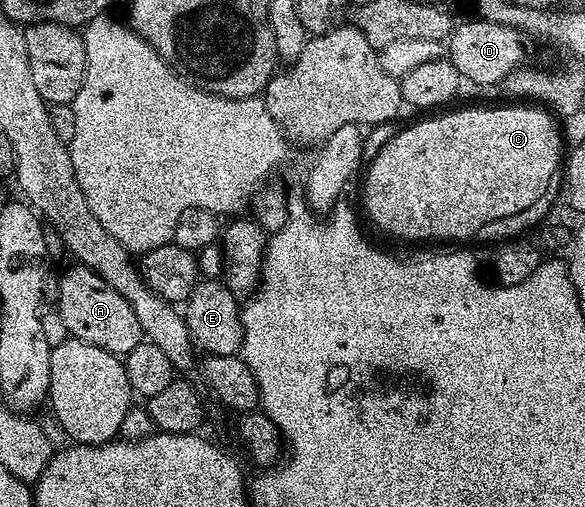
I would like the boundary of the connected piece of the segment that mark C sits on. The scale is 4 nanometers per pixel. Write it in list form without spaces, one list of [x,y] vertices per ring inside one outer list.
[[[463,105],[460,111],[451,111],[452,109],[444,110],[442,113],[435,113],[432,119],[423,119],[420,123],[415,123],[412,127],[407,127],[404,131],[399,131],[379,152],[375,155],[375,160],[371,163],[371,168],[367,171],[367,184],[363,187],[363,203],[367,206],[367,215],[384,231],[387,235],[392,235],[395,239],[467,239],[470,237],[478,236],[481,225],[489,225],[489,221],[497,221],[497,217],[510,217],[512,213],[521,213],[521,209],[529,209],[529,205],[533,205],[533,201],[537,201],[537,197],[541,197],[541,193],[545,193],[547,187],[552,186],[553,180],[551,178],[555,175],[555,170],[560,170],[561,167],[561,156],[565,151],[565,143],[561,138],[560,128],[557,123],[554,123],[549,116],[543,111],[538,111],[538,106],[527,105],[531,107],[473,107],[477,105]]]

